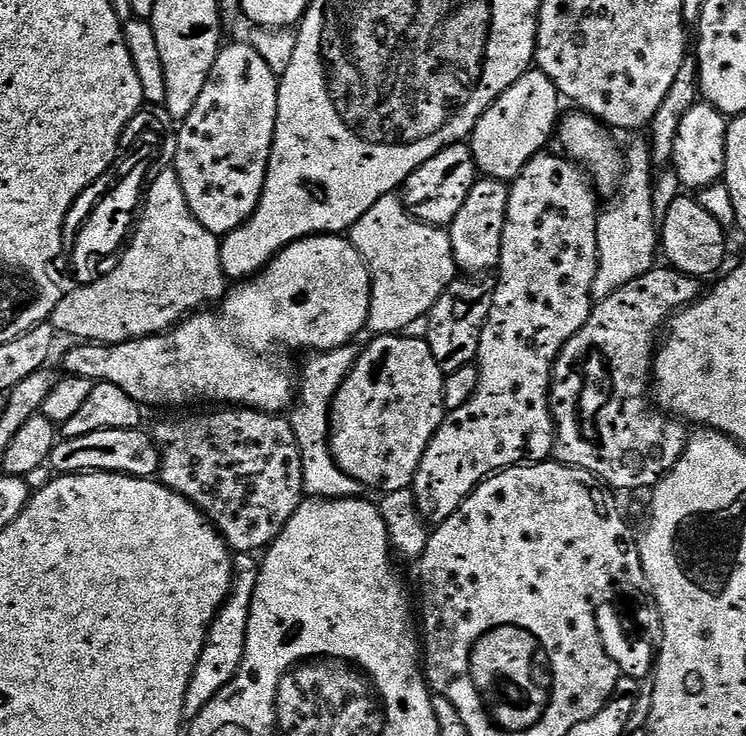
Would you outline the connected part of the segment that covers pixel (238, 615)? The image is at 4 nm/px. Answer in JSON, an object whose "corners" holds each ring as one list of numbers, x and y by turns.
{"corners":[[251,553,235,555,232,589,211,624,208,641,204,643,194,674,191,675,190,686,187,688,184,703,187,717,191,718,200,713,202,707,213,700,214,694,236,676,236,672,241,666,242,654,245,653,246,630,249,628,250,602,253,601,258,572,259,561]]}

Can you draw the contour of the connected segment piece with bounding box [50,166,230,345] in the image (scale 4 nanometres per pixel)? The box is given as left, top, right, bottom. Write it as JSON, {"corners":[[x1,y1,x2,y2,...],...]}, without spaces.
{"corners":[[165,167,153,178,152,185,146,188,138,223,126,247,119,253,120,261,93,284,84,284,73,292,65,291,58,306,54,306,50,323,57,333,64,335,65,332,68,336,77,336,77,341,103,345,121,344,127,340,167,332,189,314,223,300,230,284,222,270,220,241,219,235,202,226,191,213,186,197,182,194,182,182,178,182,175,167]]}

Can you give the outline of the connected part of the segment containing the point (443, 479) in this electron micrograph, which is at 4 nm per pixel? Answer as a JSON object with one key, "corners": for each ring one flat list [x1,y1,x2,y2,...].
{"corners":[[545,150,540,155,533,156,531,162,516,175,515,180,511,181,510,184,508,213,504,219,500,262,498,265,500,281,497,282,496,288,494,284,491,289,492,305,488,311,486,322,482,326,480,345,476,351,474,361,476,367,480,370,478,390,474,390,470,402,466,402,466,406,458,406,458,410,448,412,445,415,443,422,440,423,440,429,437,430,430,442,430,446,426,446,426,454,422,454,420,468,416,472,414,479,412,479,411,489,416,493,418,510,424,515,424,519,428,521,429,525,432,526,441,524,443,520,450,518,450,514,454,514,454,510,458,510,458,506,462,506,464,499,489,476,506,468,515,468,525,462,547,461,554,452,556,426,552,422,552,401,550,399,552,367,556,365,556,360,560,357,560,351,564,349,566,342,570,342,570,338,574,338,574,334,578,334,578,330,587,322,588,316,592,313,594,307,592,283,598,267,596,262,596,255,598,254,598,246,596,245,598,207,596,208,596,200,598,201,598,196,594,191,594,185,588,173,579,164,565,158,563,155,551,156,550,153,551,151]]}

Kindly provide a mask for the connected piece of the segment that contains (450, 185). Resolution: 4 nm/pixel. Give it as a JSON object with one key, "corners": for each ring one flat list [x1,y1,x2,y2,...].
{"corners":[[467,143,452,144,449,148,443,148,430,162,418,166,414,174,404,183,402,199,404,207,412,216,427,224,436,224,440,227,451,225,453,218,466,202,470,190,476,185,478,169,472,149]]}

